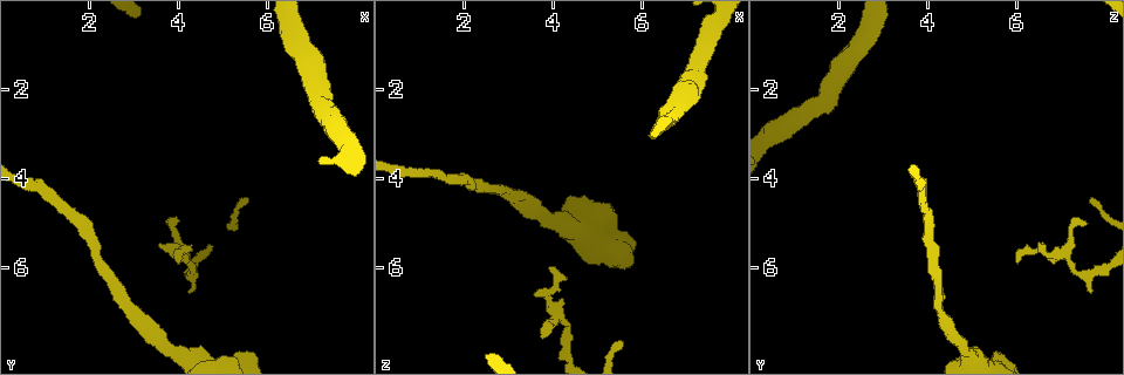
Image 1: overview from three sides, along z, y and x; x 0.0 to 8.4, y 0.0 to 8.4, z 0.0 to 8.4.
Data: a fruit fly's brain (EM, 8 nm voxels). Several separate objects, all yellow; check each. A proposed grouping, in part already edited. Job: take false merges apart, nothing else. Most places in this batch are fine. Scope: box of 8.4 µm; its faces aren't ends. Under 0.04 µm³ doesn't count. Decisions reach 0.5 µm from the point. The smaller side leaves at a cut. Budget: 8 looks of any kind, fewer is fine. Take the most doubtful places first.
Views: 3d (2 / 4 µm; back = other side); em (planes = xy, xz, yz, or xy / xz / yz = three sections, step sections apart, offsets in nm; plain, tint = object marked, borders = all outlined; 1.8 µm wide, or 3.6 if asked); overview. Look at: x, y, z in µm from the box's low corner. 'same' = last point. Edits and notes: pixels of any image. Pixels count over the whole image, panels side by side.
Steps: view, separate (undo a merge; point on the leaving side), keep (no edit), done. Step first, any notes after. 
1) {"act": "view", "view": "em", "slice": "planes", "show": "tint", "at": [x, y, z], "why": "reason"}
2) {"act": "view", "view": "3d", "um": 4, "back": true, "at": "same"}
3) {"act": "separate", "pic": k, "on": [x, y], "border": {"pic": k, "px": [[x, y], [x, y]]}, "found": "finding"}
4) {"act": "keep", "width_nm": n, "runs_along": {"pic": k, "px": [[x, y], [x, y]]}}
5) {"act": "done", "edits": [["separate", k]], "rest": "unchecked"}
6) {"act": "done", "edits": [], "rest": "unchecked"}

{"act": "view", "view": "3d", "um": 2, "at": [4.40, 6.10, 7.40], "why": "sharp bend"}

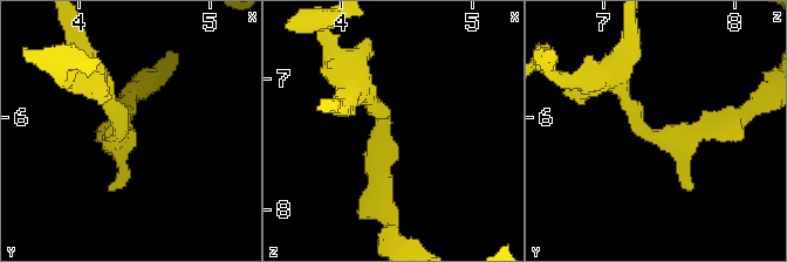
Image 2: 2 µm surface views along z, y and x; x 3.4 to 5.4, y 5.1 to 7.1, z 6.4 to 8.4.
{"act": "view", "view": "em", "slice": "planes", "show": "borders", "at": [4.34, 6.10, 7.42]}

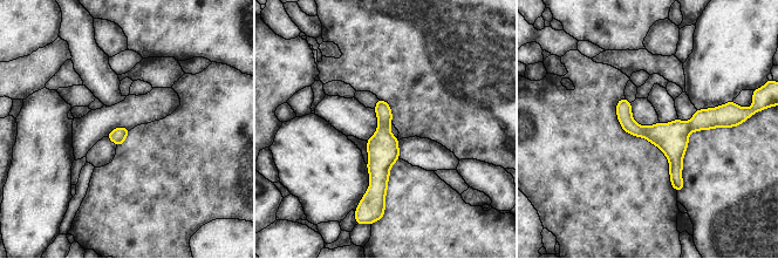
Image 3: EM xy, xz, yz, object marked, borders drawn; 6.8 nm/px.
{"act": "keep", "width_nm": 110, "runs_along": {"pic": 3, "px": [[619, 104], [642, 131], [718, 122]]}, "found": "continuous, no second neuron"}

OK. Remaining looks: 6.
{"act": "view", "view": "3d", "um": 2, "at": [6.75, 0.90, 2.50], "why": "sudden change in width"}

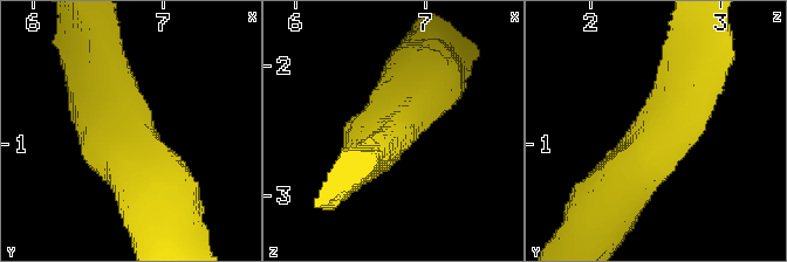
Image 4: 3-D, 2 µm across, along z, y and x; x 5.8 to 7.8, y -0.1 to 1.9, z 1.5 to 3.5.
{"act": "view", "view": "em", "slice": "planes", "show": "borders", "at": [6.68, 0.94, 2.52], "why": "shape alone is not enough"}

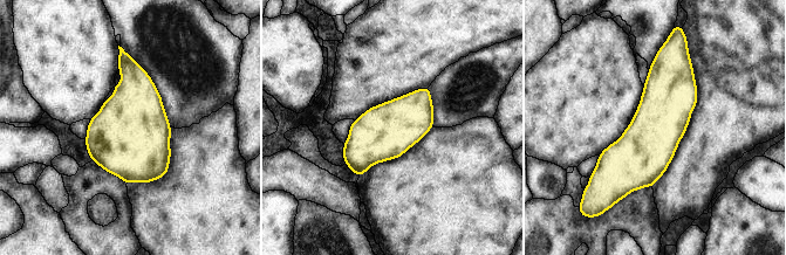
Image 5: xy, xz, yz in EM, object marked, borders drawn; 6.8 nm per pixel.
{"act": "keep", "width_nm": 380, "found": "continuous, no second neuron"}

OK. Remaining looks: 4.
{"act": "view", "view": "em", "um": 3.6, "slice": "yz", "step": 4, "show": "tint", "at": [4.05, 7.95, 4.90], "why": "calibre changes"}

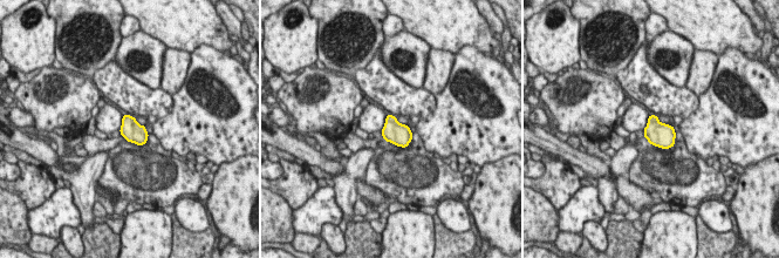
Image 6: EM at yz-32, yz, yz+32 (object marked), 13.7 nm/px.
{"act": "keep", "found": "all the same neuron"}

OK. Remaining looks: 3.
{"act": "done", "edits": [], "rest": "unchecked"}

